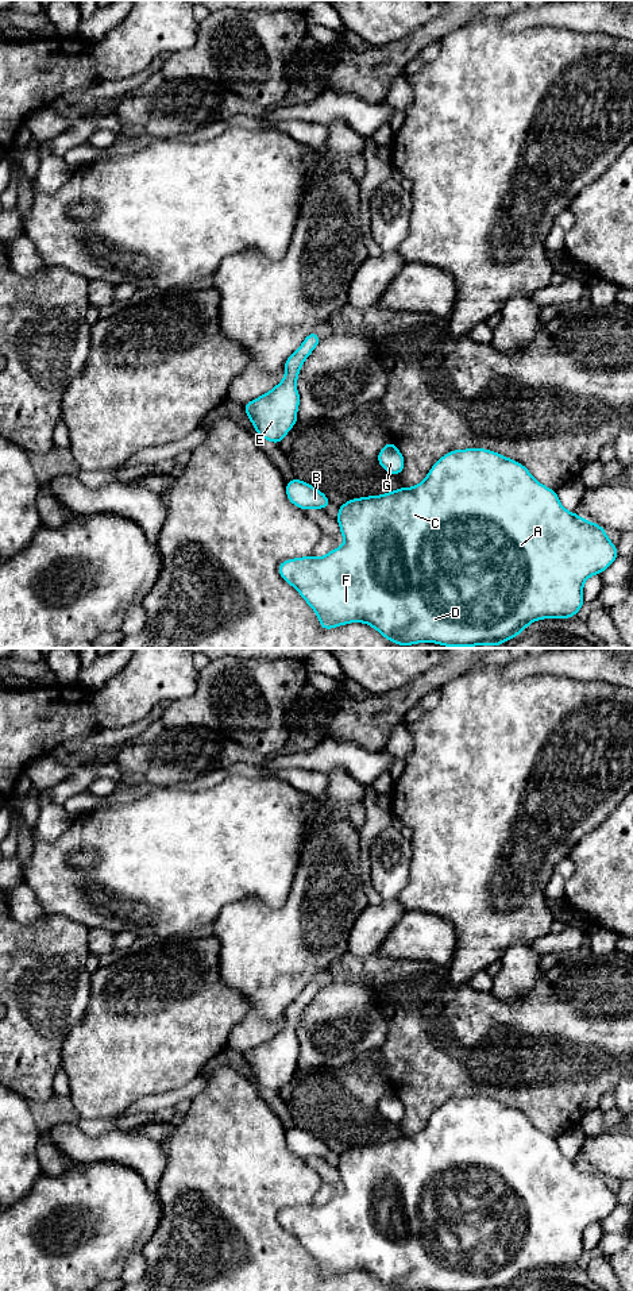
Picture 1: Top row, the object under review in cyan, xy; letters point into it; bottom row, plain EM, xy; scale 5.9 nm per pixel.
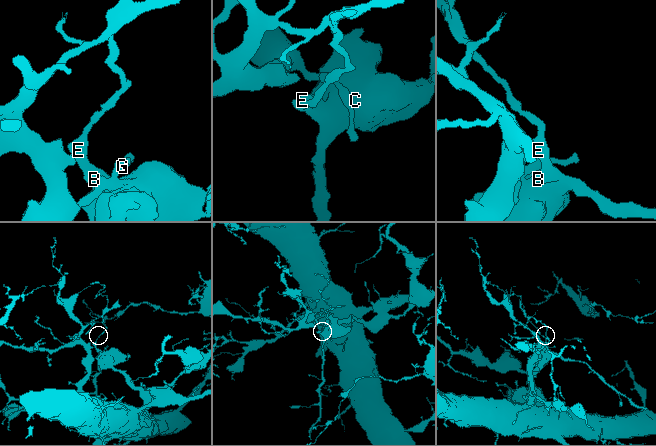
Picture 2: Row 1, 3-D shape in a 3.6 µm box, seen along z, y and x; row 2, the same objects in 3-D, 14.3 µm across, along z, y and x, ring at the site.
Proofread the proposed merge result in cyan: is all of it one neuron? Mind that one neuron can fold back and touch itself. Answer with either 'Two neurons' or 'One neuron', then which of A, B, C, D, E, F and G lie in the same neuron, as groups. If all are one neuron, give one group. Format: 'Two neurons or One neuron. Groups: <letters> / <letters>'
Two neurons. Groups: A B C D E F / G

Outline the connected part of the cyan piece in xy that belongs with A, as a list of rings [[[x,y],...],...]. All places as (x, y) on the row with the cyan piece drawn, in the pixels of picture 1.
[[[485,448],[453,450],[441,456],[422,482],[413,488],[401,488],[382,496],[352,498],[339,505],[336,517],[344,544],[321,558],[302,556],[279,563],[279,575],[292,585],[316,612],[323,629],[350,623],[366,623],[383,637],[398,646],[436,643],[445,647],[497,647],[543,618],[570,618],[583,606],[583,585],[587,578],[602,574],[620,555],[609,540],[605,528],[568,512],[559,501],[556,490],[536,481],[520,462]]]

